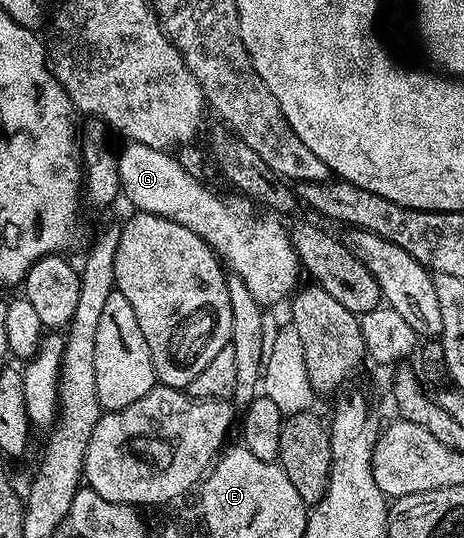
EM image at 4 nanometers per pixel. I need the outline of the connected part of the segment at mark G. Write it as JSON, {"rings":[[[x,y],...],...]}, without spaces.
{"rings":[[[127,142],[124,147],[124,150],[120,149],[117,154],[119,189],[122,197],[124,199],[127,197],[135,205],[136,211],[168,218],[189,228],[189,232],[204,238],[225,263],[226,269],[239,276],[249,288],[249,292],[253,292],[253,296],[259,302],[270,304],[270,302],[277,301],[278,298],[285,297],[284,299],[286,299],[300,285],[301,267],[291,243],[291,235],[288,227],[286,225],[283,227],[278,222],[280,219],[274,213],[264,212],[252,199],[246,196],[226,198],[223,194],[214,194],[215,190],[210,185],[198,182],[189,176],[189,173],[181,168],[177,158],[166,150],[154,150],[140,142]]]}

